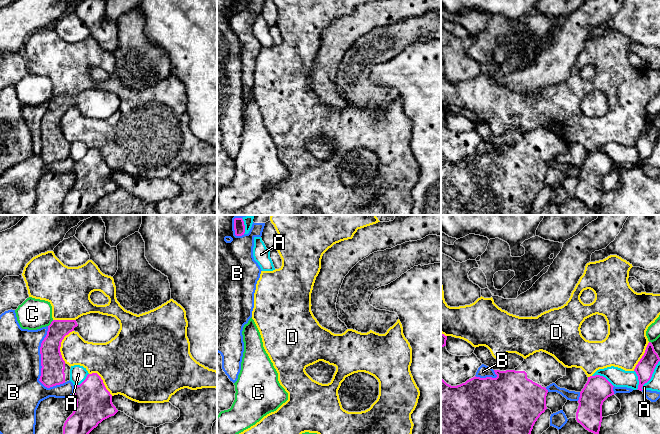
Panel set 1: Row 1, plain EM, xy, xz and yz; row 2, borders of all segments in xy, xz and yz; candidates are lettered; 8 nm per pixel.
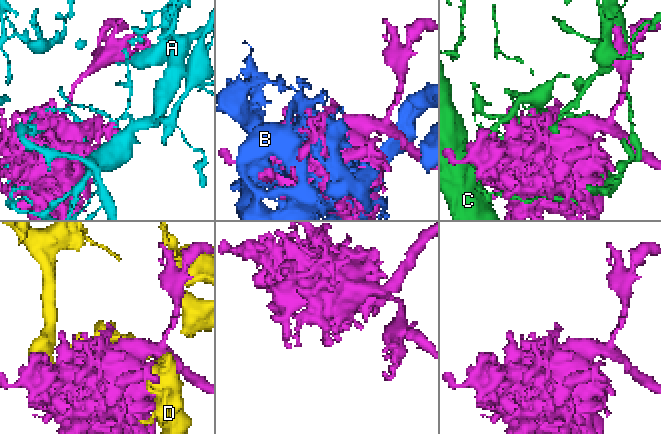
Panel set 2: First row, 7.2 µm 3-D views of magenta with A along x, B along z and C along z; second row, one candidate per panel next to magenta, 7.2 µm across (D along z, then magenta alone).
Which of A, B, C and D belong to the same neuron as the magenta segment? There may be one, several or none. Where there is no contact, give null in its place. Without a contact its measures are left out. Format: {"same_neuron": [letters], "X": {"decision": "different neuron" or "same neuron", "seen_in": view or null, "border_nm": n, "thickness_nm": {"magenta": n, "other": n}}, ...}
{"same_neuron": [], "A": {"decision": "different neuron", "seen_in": "yz", "border_nm": 200, "thickness_nm": {"magenta": 200, "other": 150}}, "B": {"decision": "different neuron", "seen_in": "xy", "border_nm": 500, "thickness_nm": {"magenta": 190, "other": 340}}, "C": {"decision": "different neuron", "seen_in": "xy", "border_nm": 70, "thickness_nm": {"magenta": 160, "other": 240}}, "D": {"decision": "different neuron", "seen_in": "xy", "border_nm": 280, "thickness_nm": {"magenta": 190, "other": 220}}}

